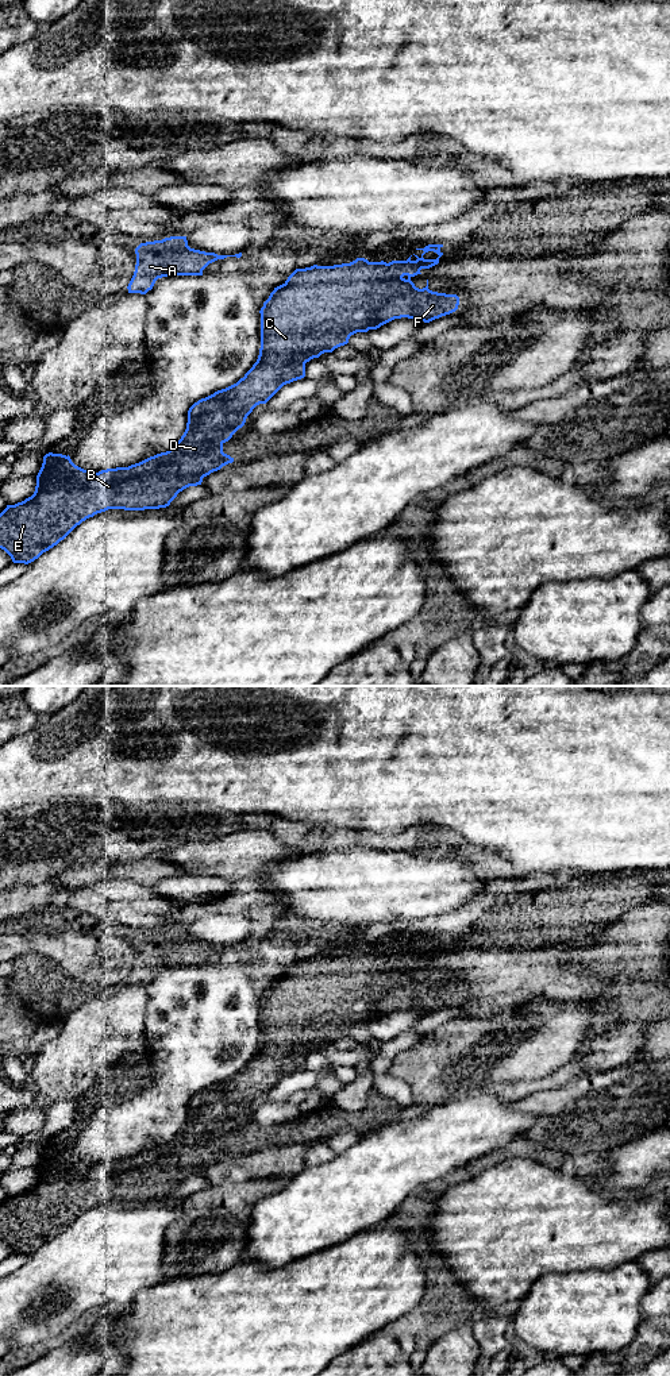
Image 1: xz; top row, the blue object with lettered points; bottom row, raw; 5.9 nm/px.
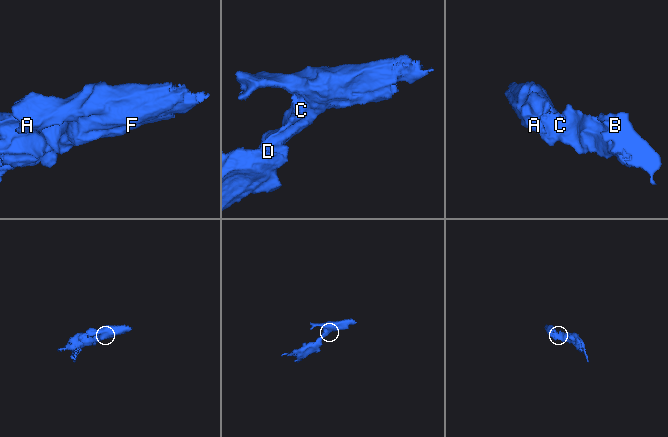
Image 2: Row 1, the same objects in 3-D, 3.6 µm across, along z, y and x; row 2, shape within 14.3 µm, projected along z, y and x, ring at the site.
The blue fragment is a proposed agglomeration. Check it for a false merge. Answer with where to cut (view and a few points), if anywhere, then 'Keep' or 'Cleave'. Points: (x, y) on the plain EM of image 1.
No split. Keep

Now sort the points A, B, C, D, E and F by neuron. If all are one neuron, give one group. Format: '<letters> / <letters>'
A B C D E F

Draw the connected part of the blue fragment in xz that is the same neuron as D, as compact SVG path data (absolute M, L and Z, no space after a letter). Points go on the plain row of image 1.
M428 936L424 940L416 940L424 943L420 949L415 947L416 952L409 948L407 952L386 955L357 949L350 955L296 960L282 976L274 979L259 1002L261 1040L257 1053L236 1075L199 1091L189 1099L186 1121L169 1142L128 1159L107 1160L99 1164L76 1157L69 1146L46 1145L36 1167L34 1186L22 1194L7 1196L0 1205L0 1240L11 1248L14 1254L28 1256L57 1237L82 1213L97 1205L108 1200L145 1202L169 1198L180 1183L189 1177L201 1176L204 1168L234 1153L234 1149L223 1144L223 1136L244 1117L247 1107L257 1096L266 1095L284 1076L304 1069L307 1053L347 1036L350 1028L357 1024L377 1021L394 1010L420 1010L430 1014L455 1003L459 997L457 986L430 982L428 971L423 980L416 979L411 972L412 968L421 965L421 960L430 960L439 955L439 949L443 947L442 938L443 936Z

